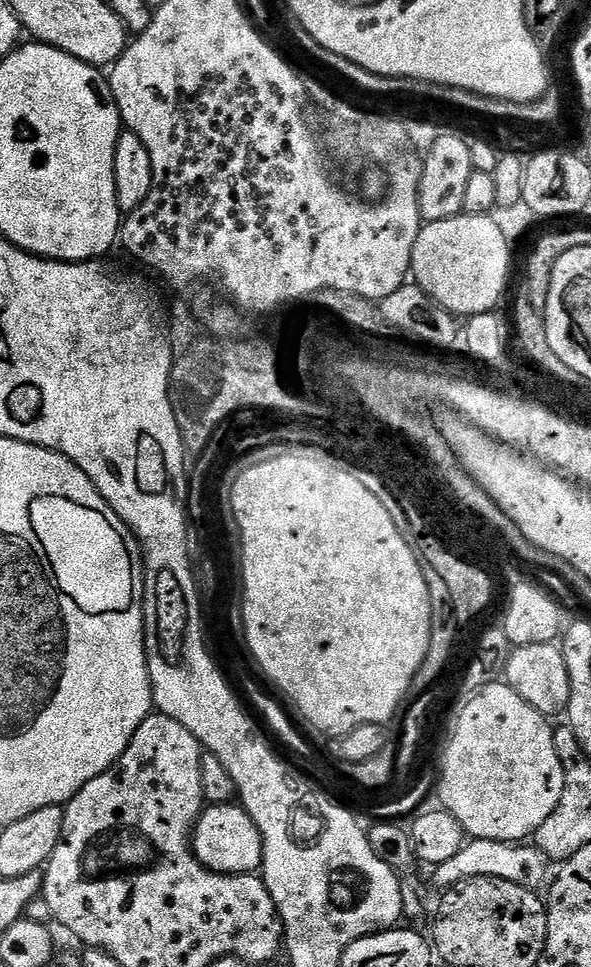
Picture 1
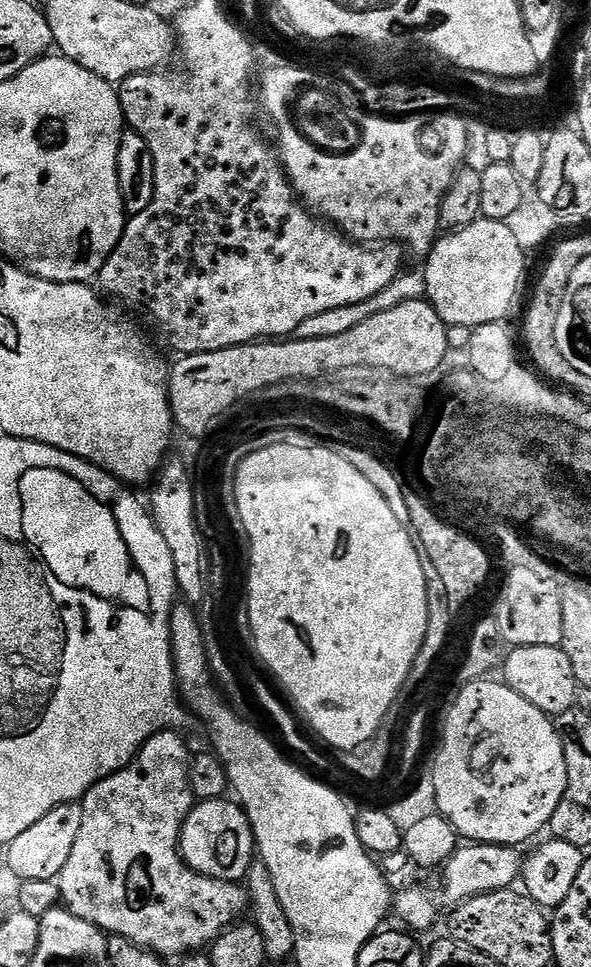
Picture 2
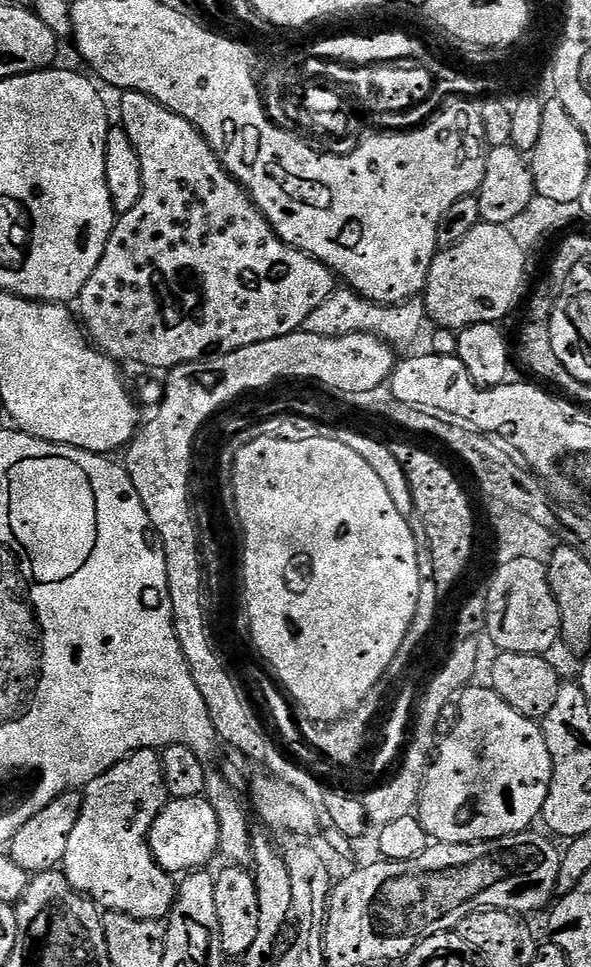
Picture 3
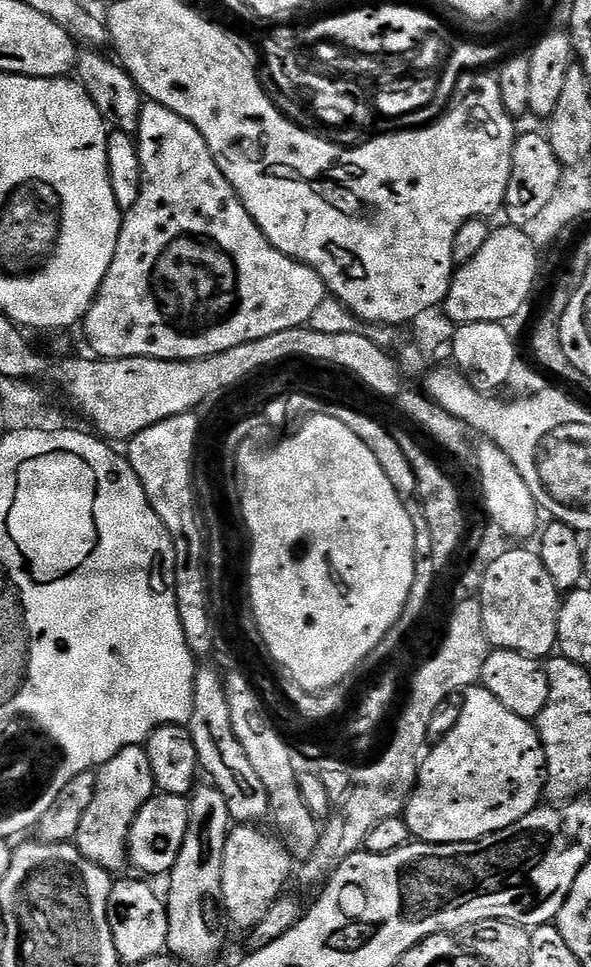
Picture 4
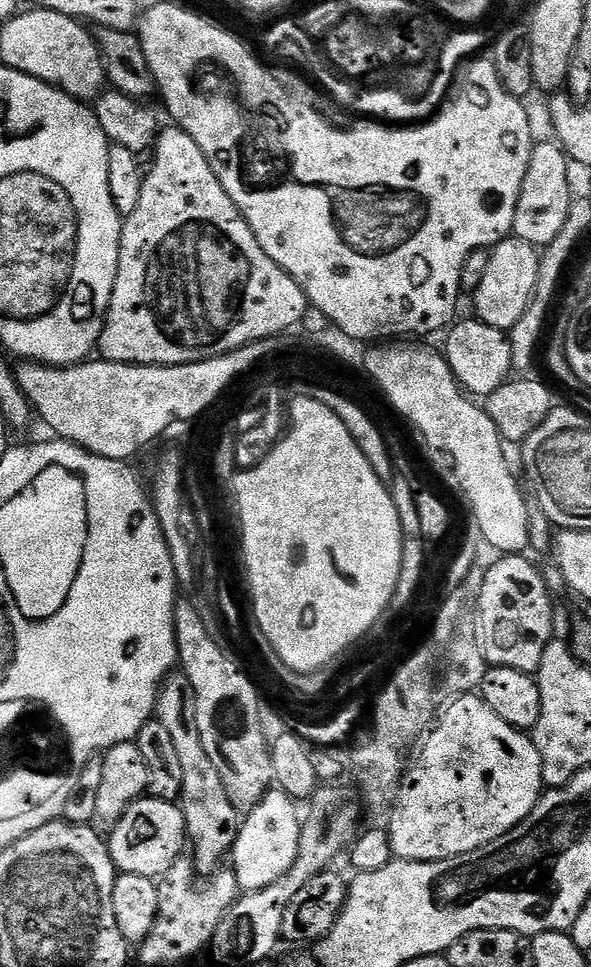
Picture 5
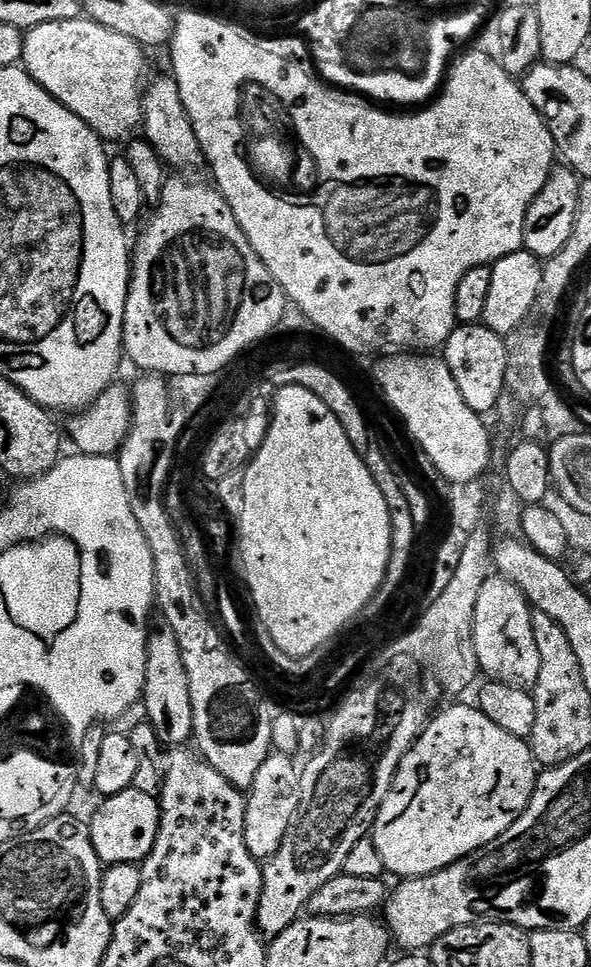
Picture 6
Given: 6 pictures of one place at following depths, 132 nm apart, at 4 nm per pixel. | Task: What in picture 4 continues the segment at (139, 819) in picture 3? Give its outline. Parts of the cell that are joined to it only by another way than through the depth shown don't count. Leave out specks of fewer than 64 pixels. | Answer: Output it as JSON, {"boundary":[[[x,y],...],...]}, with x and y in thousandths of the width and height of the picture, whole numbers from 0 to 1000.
{"boundary":[[[242,772],[208,774],[186,788],[171,791],[162,798],[159,829],[132,854],[127,875],[152,891],[184,904],[203,904],[218,892],[217,868],[227,854],[227,846],[240,839],[264,819],[261,800],[254,800],[254,784]]]}

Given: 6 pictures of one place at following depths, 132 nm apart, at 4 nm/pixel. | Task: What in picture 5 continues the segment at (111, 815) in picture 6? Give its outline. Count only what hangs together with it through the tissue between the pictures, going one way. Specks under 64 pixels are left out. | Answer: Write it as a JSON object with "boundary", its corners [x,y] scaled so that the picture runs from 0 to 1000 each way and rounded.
{"boundary":[[[245,822],[228,827],[206,842],[198,852],[188,853],[190,866],[181,866],[183,882],[196,892],[203,902],[218,902],[235,906],[269,908],[294,896],[294,891],[306,888],[315,877],[315,861],[311,859],[311,839],[303,830],[288,827],[264,827]]]}

